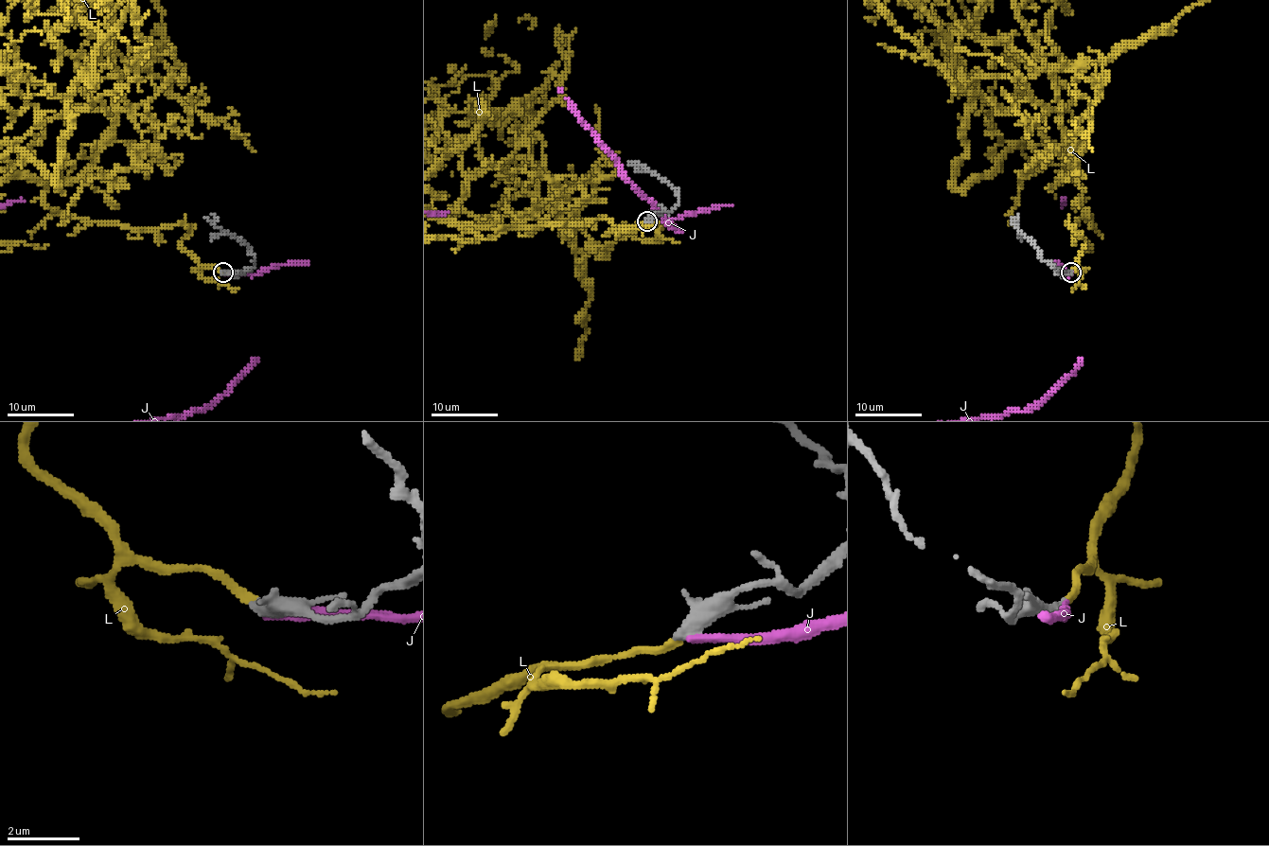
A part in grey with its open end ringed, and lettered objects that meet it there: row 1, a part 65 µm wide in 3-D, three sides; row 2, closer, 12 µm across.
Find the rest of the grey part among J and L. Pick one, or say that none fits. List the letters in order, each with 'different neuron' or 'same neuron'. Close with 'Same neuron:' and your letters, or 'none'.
J: different neuron
L: same neuron
Same neuron: L

